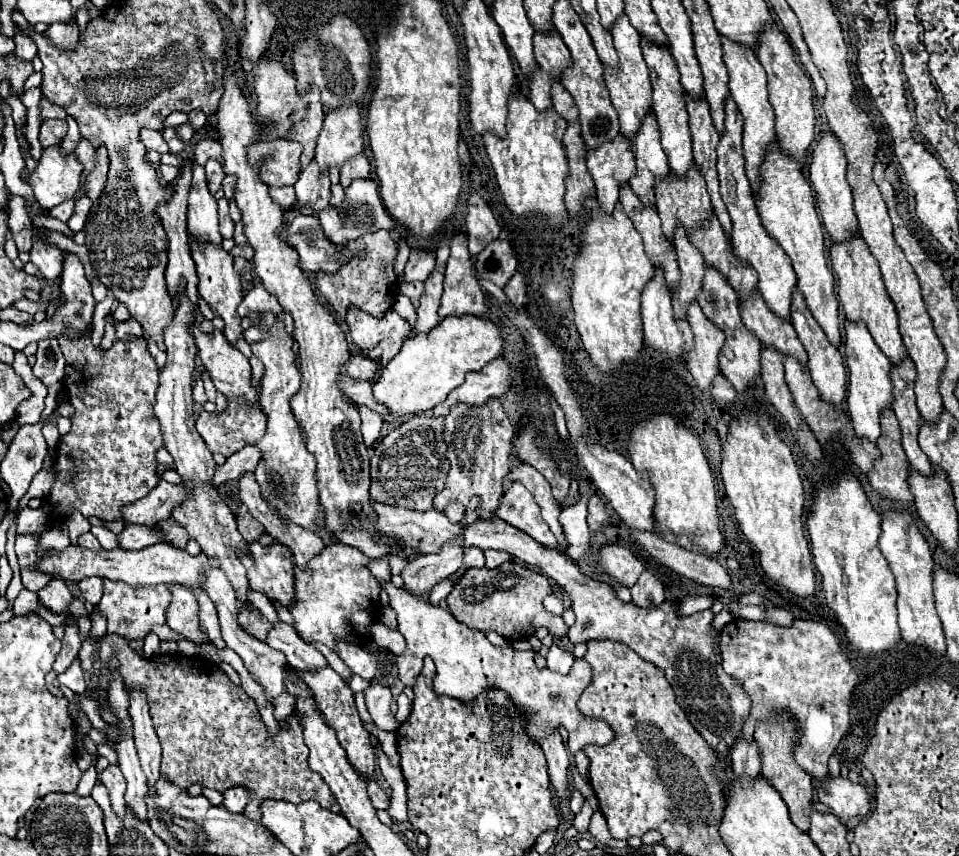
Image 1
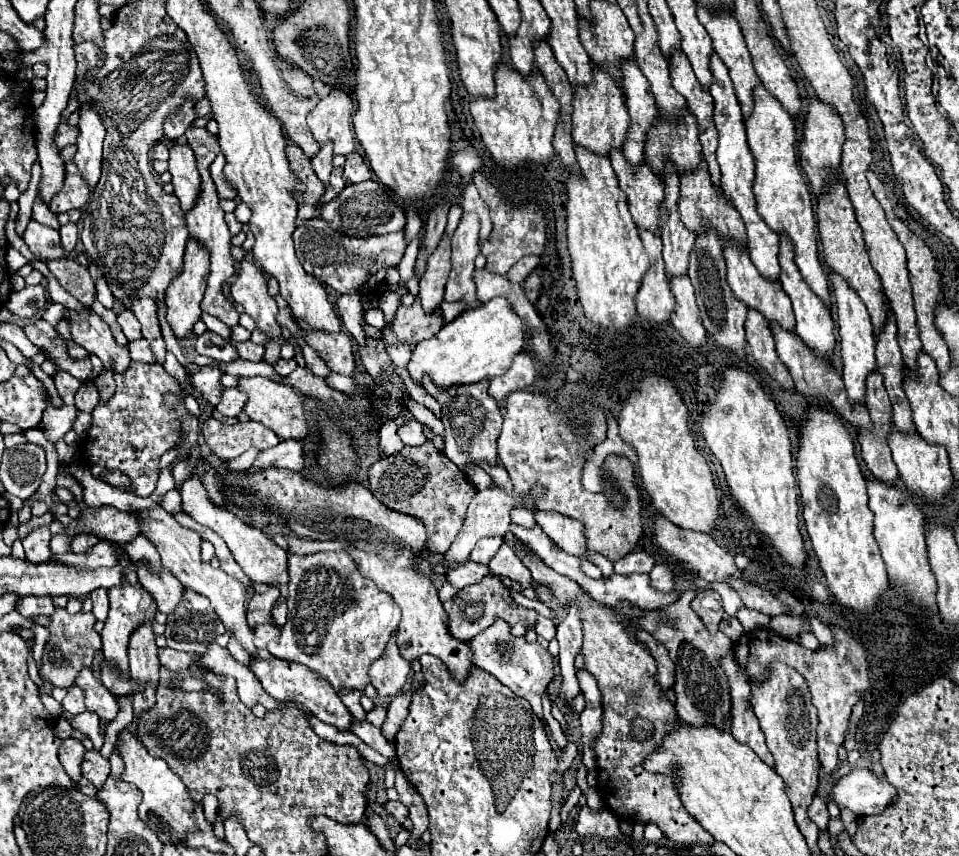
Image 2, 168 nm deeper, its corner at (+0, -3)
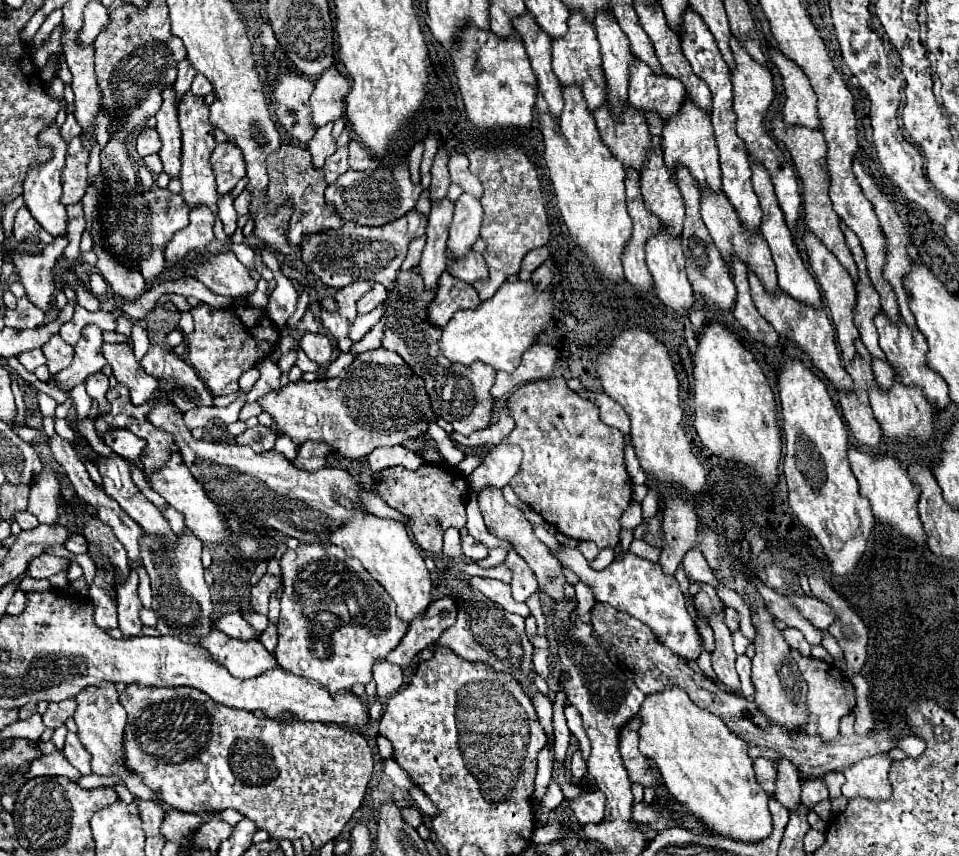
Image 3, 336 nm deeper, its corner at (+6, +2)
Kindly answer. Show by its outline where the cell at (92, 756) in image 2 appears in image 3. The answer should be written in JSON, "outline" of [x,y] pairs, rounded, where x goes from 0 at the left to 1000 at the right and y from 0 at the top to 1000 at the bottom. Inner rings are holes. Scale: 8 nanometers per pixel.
{"outline":[[[70,856],[66,880],[70,889],[82,898],[84,905],[95,905],[95,880],[89,873],[84,873],[80,856]]]}

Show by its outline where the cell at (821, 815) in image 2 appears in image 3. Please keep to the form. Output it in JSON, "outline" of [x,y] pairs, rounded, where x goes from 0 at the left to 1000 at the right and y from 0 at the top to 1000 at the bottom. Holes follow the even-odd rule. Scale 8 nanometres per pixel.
{"outline":[[[846,910],[837,915],[835,940],[839,940],[846,947],[858,933],[864,933],[864,926],[862,926],[862,919],[856,915],[856,910]]]}

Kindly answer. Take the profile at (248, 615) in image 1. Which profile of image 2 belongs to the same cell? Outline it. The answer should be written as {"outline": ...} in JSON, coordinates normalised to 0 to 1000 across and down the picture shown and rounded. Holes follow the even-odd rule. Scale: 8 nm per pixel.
{"outline":[[[281,685],[278,692],[266,694],[260,701],[260,708],[258,708],[258,727],[260,727],[262,734],[264,731],[270,731],[270,729],[281,729],[281,724],[283,724],[283,710],[289,703],[291,694],[293,692],[287,685]]]}

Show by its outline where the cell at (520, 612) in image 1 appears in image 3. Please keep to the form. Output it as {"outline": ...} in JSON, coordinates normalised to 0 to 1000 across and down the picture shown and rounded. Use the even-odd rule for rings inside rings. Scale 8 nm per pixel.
{"outline":[[[460,697],[447,707],[443,714],[443,725],[429,725],[418,751],[404,765],[406,772],[426,779],[431,765],[439,763],[445,754],[456,749],[464,735],[468,735],[477,723],[477,702],[472,697]]]}

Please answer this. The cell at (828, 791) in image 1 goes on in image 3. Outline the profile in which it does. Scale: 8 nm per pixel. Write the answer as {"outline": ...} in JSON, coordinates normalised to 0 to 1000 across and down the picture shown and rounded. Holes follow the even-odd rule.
{"outline":[[[919,880],[889,891],[887,896],[883,896],[879,901],[879,905],[881,905],[881,915],[877,919],[879,929],[883,933],[902,931],[908,936],[929,933],[931,922],[925,910],[927,894],[929,894],[929,887],[925,887]]]}

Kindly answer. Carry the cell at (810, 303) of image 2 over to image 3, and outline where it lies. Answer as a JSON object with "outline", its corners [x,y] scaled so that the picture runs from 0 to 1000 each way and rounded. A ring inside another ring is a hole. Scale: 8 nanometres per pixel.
{"outline":[[[783,183],[783,197],[785,197],[785,221],[791,230],[791,237],[794,237],[794,244],[796,244],[796,258],[794,258],[794,275],[798,277],[798,282],[802,284],[802,291],[804,291],[804,298],[806,298],[806,305],[810,310],[810,321],[812,321],[812,338],[827,347],[829,352],[837,354],[837,356],[846,356],[850,361],[856,359],[856,342],[854,342],[854,335],[848,326],[848,321],[842,317],[842,312],[837,310],[837,303],[825,279],[825,272],[819,263],[819,256],[816,256],[816,249],[810,239],[810,230],[806,225],[806,214],[802,211],[802,202],[798,202],[798,197],[789,195],[789,188],[785,188]]]}

